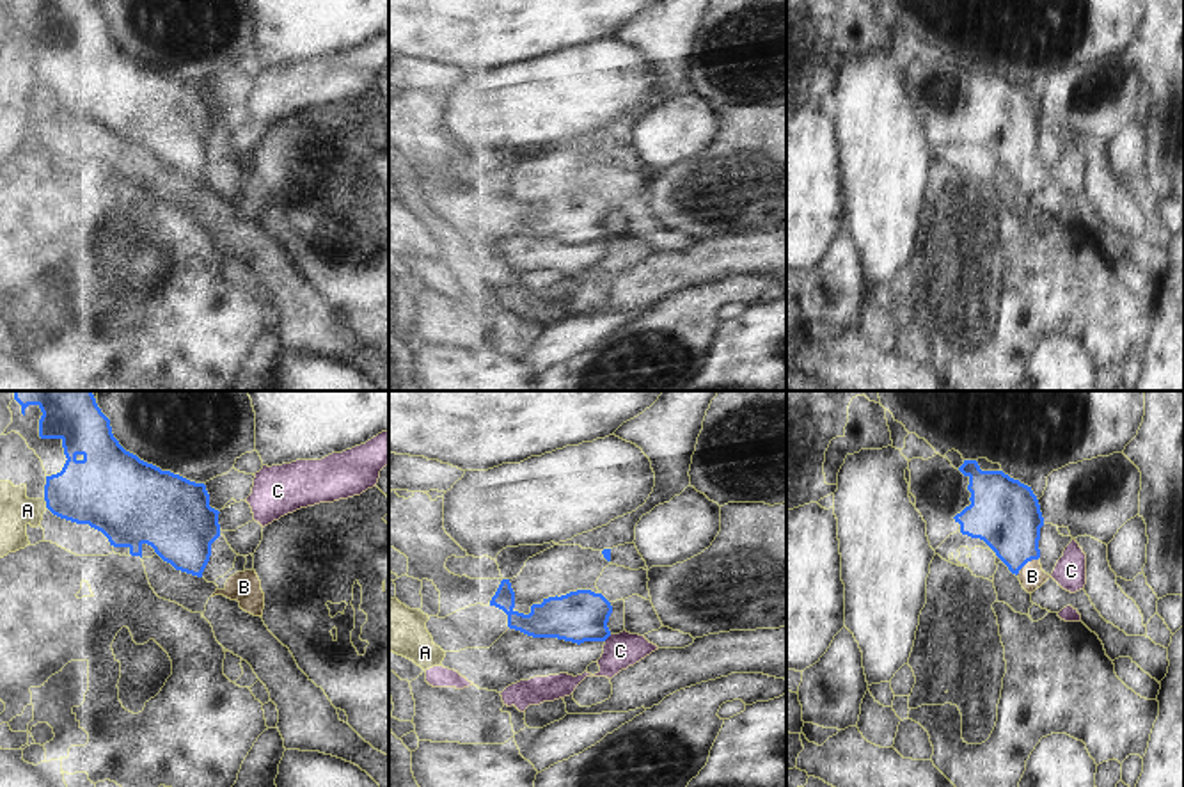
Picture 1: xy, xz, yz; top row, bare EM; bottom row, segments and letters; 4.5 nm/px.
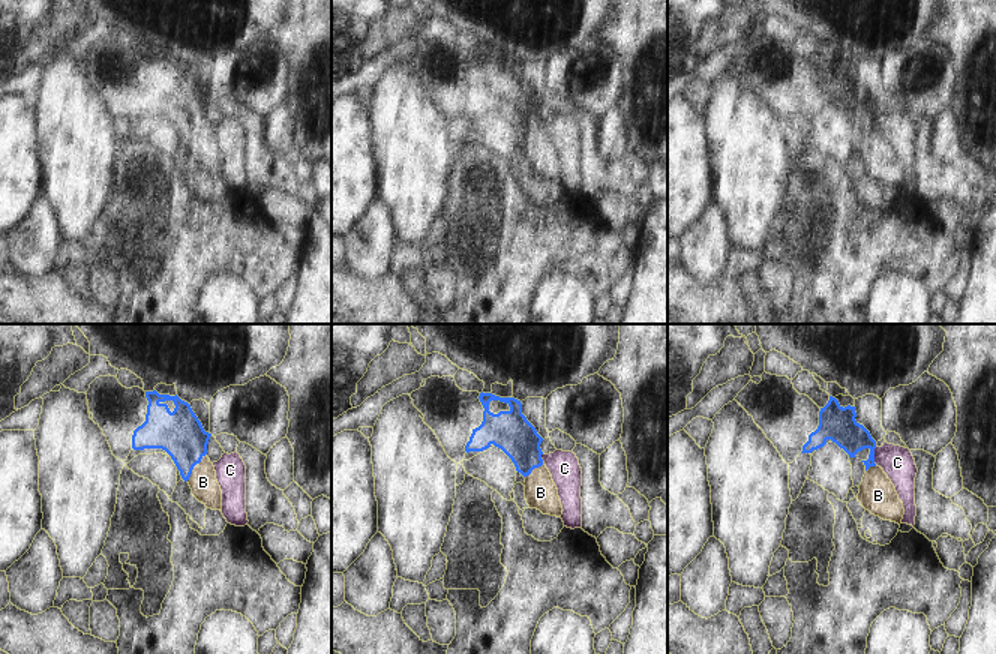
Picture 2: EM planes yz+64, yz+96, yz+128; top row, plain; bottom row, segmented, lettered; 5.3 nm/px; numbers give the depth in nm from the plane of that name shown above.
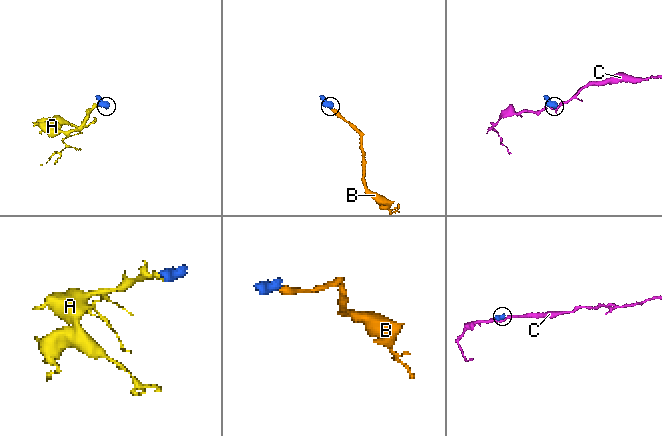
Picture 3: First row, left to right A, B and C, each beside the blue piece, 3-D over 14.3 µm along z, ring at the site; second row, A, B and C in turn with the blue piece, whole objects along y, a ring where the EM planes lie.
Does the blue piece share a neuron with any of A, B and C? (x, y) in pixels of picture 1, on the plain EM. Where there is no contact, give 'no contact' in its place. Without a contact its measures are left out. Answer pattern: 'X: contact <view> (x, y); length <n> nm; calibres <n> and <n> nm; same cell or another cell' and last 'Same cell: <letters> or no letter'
A: contact xy (47, 105); length 40 nm; calibres 320 and 160 nm; another cell
B: contact yz (1026, 164); length 130 nm; calibres 320 and 120 nm; same cell
C: contact xz (607, 238); length 50 nm; calibres 240 and 160 nm; another cell
Same cell: B

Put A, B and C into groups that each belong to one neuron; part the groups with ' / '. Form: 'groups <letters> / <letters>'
groups A / B / C

